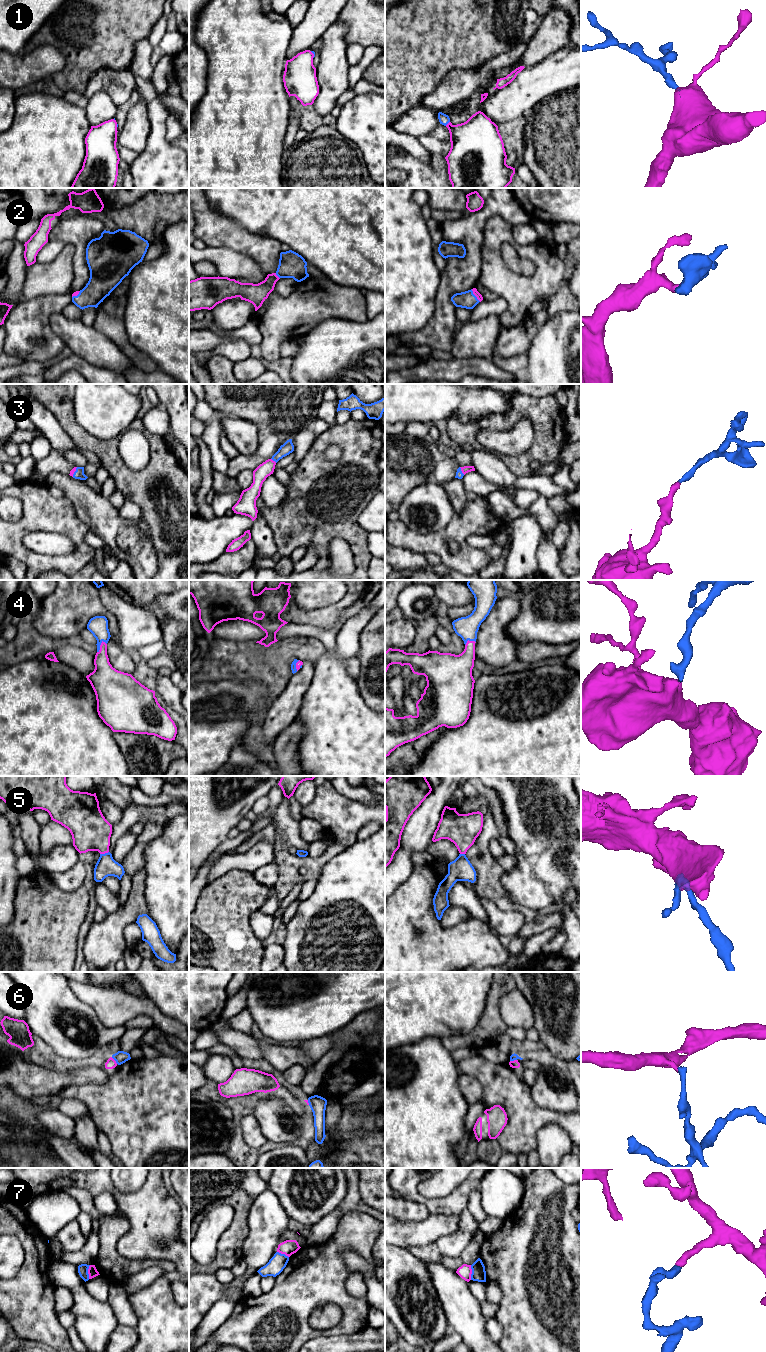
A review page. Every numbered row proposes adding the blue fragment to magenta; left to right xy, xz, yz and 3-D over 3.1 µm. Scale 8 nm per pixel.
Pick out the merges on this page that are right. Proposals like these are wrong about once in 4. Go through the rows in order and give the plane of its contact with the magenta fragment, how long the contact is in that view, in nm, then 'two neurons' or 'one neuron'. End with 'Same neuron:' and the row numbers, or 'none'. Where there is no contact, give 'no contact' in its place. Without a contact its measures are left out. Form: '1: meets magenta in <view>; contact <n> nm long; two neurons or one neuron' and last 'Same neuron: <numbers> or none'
1: meets magenta in yz; contact 50 nm long; one neuron
2: meets magenta in yz; contact 130 nm long; one neuron
3: meets magenta in yz; contact 80 nm long; one neuron
4: meets magenta in xy; contact 110 nm long; one neuron
5: meets magenta in xy; contact 80 nm long; one neuron
6: meets magenta in xy; contact 80 nm long; two neurons
7: meets magenta in yz; contact 120 nm long; two neurons
Same neuron: 1, 2, 3, 4, 5

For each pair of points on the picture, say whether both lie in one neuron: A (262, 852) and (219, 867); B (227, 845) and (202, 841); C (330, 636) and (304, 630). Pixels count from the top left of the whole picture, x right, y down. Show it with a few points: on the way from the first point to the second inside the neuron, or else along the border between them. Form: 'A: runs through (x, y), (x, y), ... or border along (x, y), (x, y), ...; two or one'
A: runs through (251, 861), (230, 862); one
B: border along (227, 837), (205, 861); two
C: runs through (324, 635), (310, 632); one

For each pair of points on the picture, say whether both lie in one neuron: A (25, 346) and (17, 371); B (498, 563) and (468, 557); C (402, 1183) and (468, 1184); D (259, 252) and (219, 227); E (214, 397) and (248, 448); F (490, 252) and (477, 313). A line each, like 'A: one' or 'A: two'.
A: two
B: two
C: one
D: one
E: two
F: two

